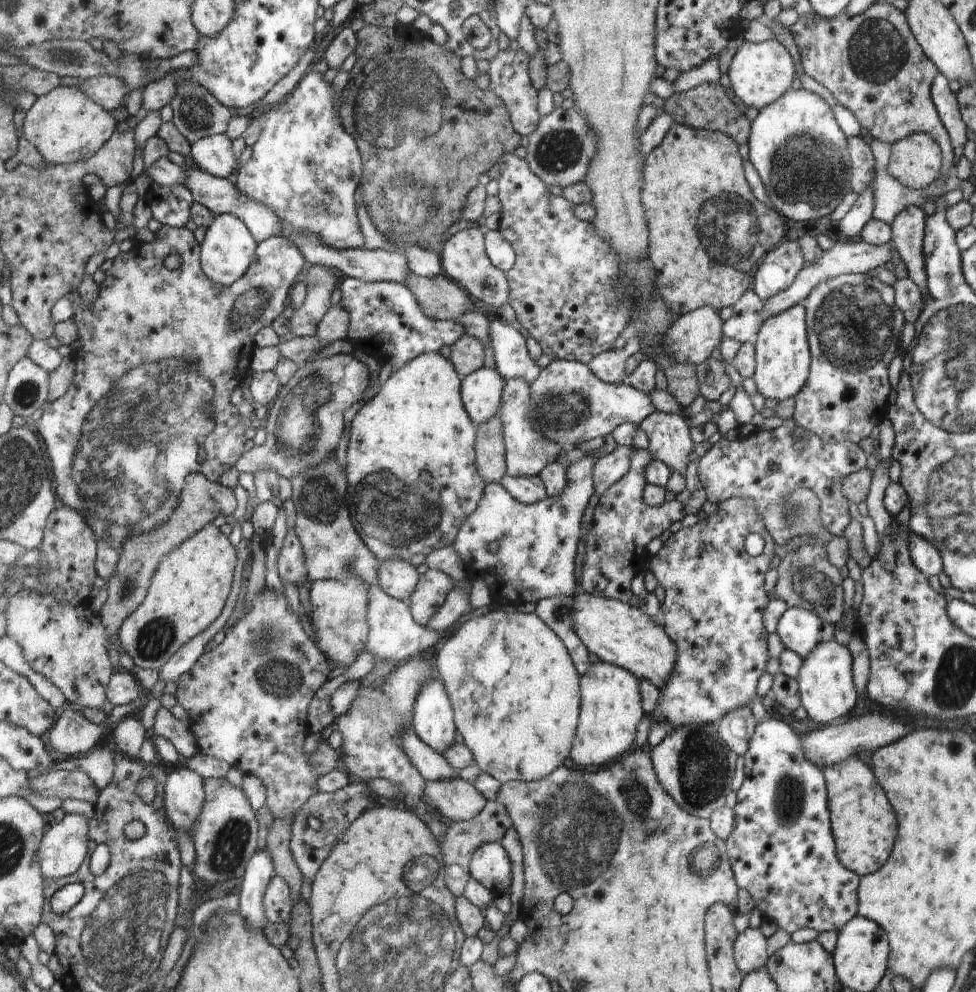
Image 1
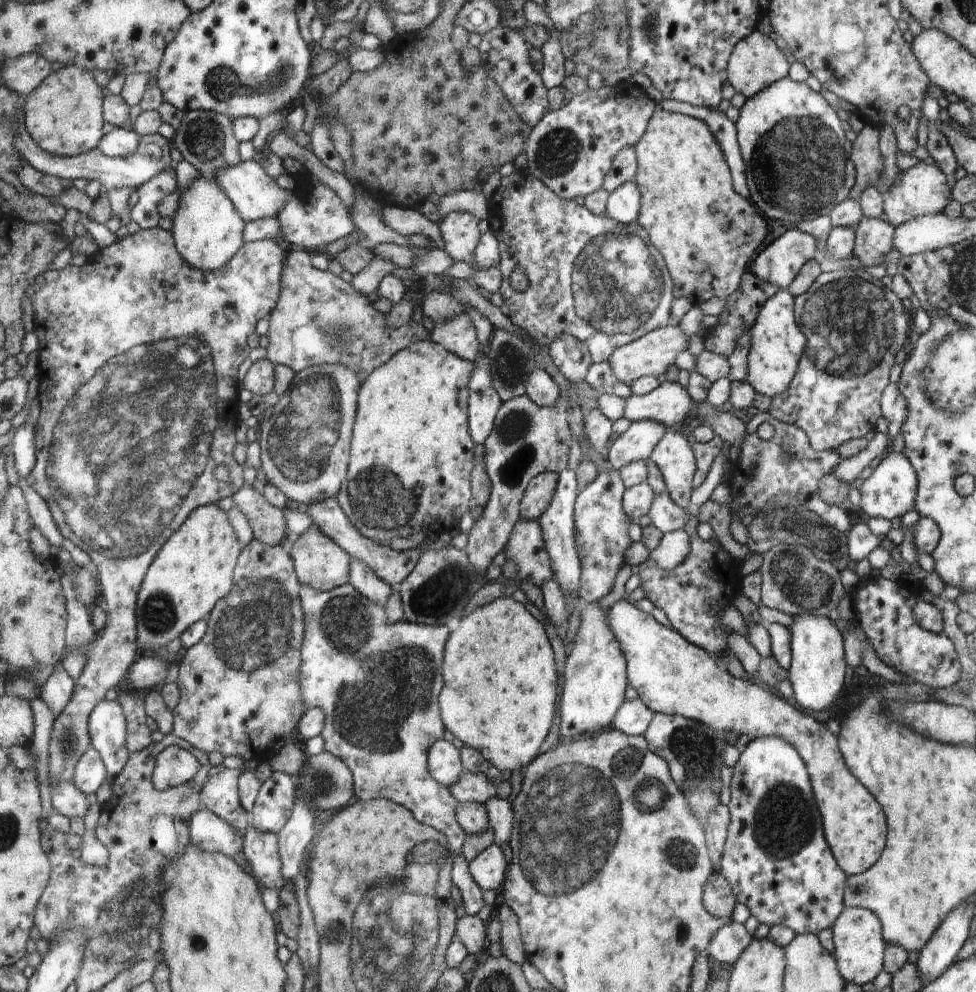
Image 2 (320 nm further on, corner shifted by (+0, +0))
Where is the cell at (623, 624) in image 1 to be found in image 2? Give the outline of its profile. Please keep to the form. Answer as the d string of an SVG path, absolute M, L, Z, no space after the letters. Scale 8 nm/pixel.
M627 597L611 600L608 605L609 626L612 628L620 648L627 657L629 670L628 684L638 692L640 700L656 713L680 715L716 729L723 734L734 732L736 735L746 734L750 740L761 737L780 737L788 741L800 755L806 765L811 787L822 815L823 831L826 842L838 863L847 876L859 875L867 871L882 854L886 842L886 818L880 804L874 796L856 780L855 775L847 767L842 750L836 744L836 738L816 722L812 716L804 714L796 706L788 704L780 696L776 698L768 688L759 681L731 675L716 656L706 649L692 644L681 633L658 623L652 615L642 612Z

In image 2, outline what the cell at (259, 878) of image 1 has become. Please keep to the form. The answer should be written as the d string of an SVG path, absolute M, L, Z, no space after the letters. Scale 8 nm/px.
M274 771L261 784L252 809L252 825L259 831L276 833L288 822L296 798L296 780Z

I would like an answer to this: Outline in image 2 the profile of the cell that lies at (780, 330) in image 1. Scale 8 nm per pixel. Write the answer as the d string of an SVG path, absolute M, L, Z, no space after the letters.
M787 288L780 289L766 300L749 331L751 347L747 358L747 381L756 393L772 398L791 386L807 343L796 322L795 297Z

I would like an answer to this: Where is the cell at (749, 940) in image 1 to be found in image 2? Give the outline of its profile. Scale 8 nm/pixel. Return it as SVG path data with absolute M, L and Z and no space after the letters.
M730 920L715 932L706 952L723 966L734 964L754 939L742 923Z

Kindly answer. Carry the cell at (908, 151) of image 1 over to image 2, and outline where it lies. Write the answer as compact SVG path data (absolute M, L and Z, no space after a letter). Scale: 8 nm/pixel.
M920 161L917 166L900 172L896 184L882 194L887 221L895 227L919 216L938 215L944 212L947 204L952 201L951 189L947 184L946 174L941 168Z

